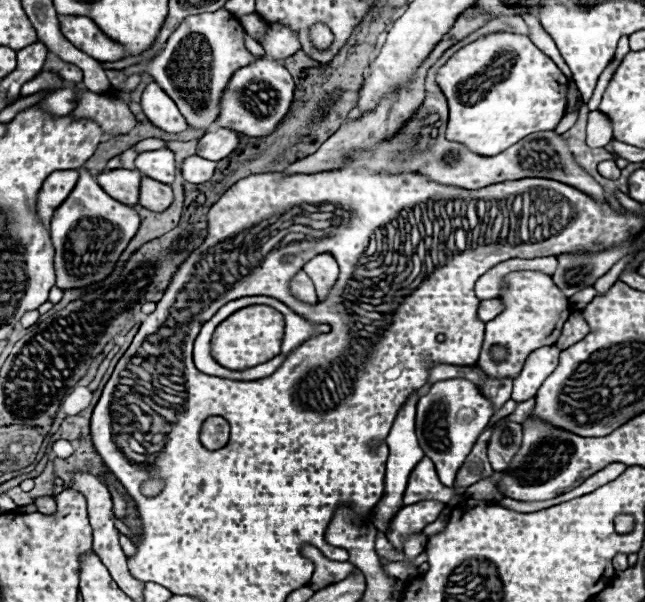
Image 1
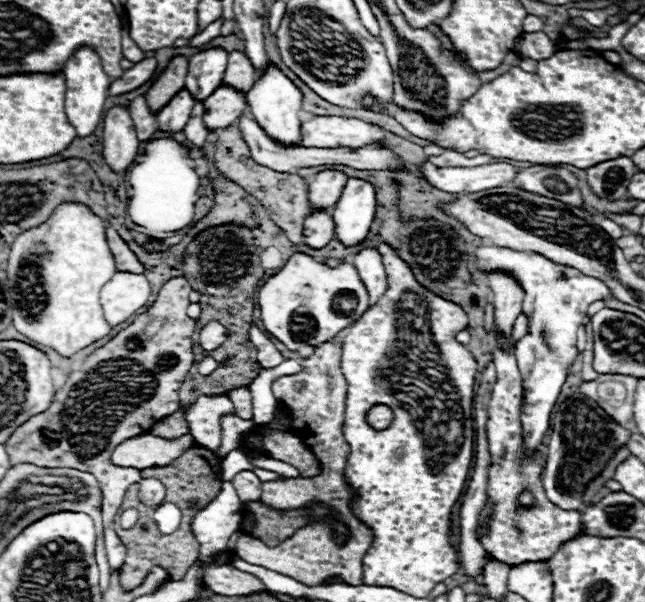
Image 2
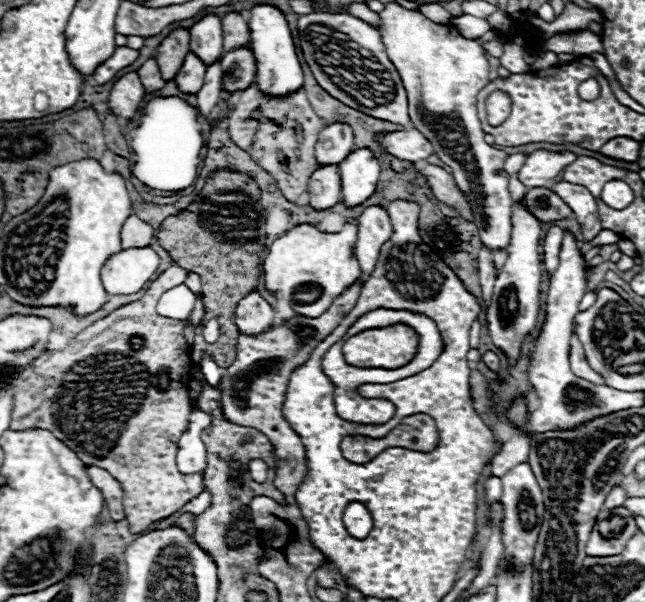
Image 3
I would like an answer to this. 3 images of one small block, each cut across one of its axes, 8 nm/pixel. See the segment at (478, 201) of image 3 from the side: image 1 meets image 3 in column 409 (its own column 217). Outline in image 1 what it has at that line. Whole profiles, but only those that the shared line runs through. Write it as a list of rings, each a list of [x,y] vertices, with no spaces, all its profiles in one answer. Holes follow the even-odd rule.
[[[220,8],[212,14],[192,14],[180,22],[170,34],[166,48],[146,66],[134,64],[122,68],[126,76],[148,72],[160,88],[178,104],[180,112],[194,128],[212,128],[218,116],[218,98],[224,92],[230,76],[240,66],[252,62],[254,56],[244,46],[244,28],[228,10]]]

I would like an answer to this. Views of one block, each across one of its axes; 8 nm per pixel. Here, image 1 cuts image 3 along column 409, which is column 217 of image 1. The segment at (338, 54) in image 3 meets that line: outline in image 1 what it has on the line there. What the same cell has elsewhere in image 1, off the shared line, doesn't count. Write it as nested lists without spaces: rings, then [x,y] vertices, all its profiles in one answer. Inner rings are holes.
[[[268,56],[254,58],[252,64],[236,70],[222,92],[220,114],[216,124],[236,132],[246,132],[248,136],[266,136],[284,118],[294,96],[294,80],[282,62]]]

